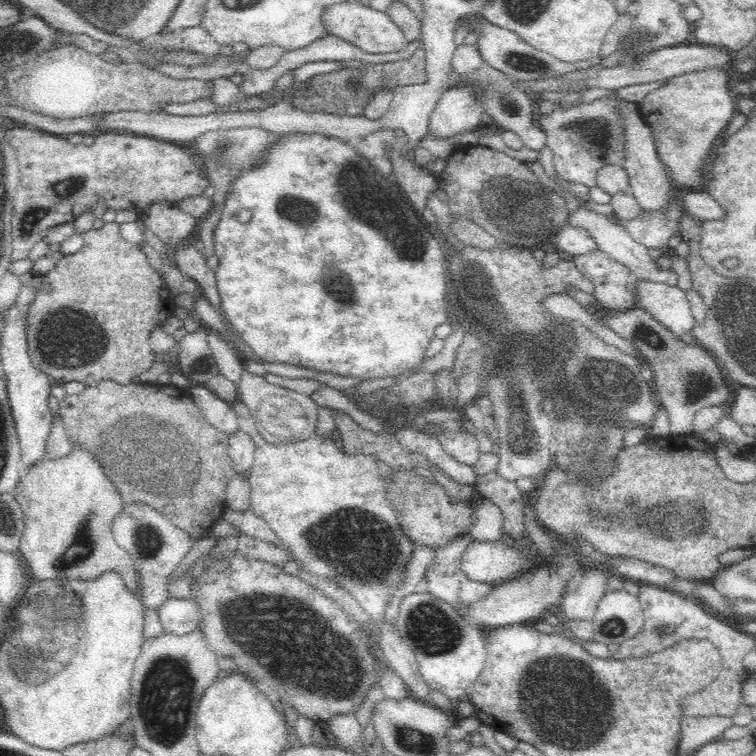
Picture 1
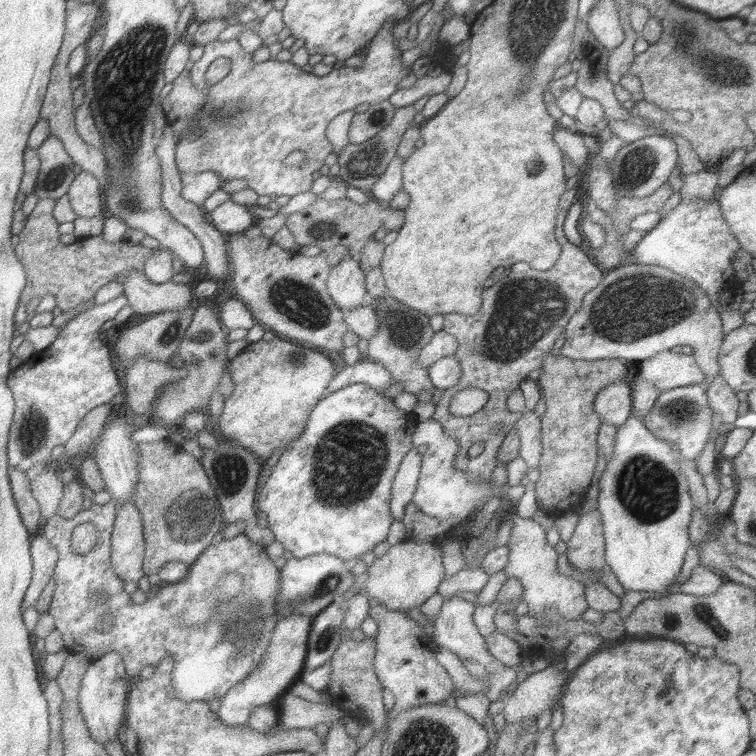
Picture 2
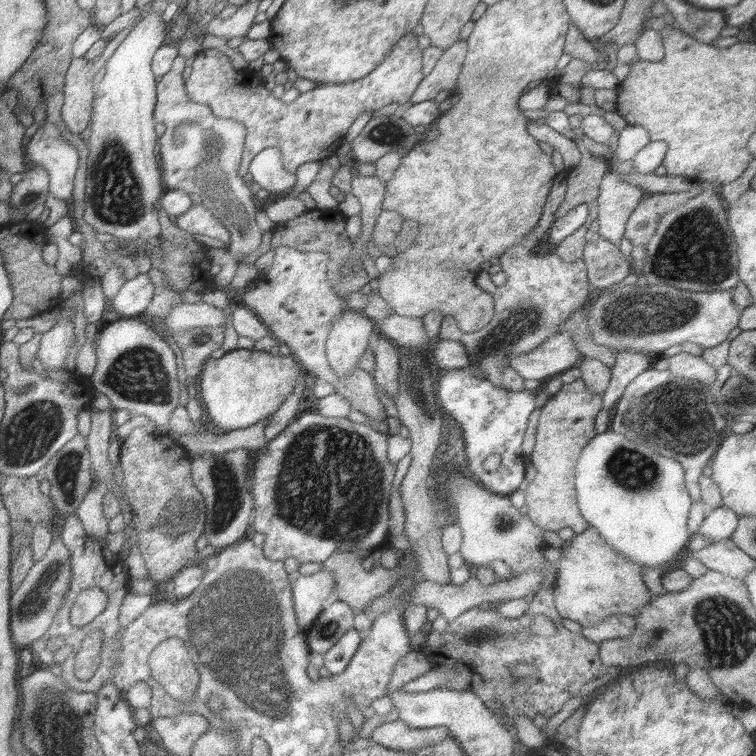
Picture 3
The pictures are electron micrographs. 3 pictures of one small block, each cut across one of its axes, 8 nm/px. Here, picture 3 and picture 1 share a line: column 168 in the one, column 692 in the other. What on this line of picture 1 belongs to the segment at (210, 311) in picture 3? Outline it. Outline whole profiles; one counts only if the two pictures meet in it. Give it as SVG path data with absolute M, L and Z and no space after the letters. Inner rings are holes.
M636 282L636 308L650 312L658 322L662 322L676 338L682 338L686 332L698 324L692 316L686 292L672 288L668 284L656 282Z

